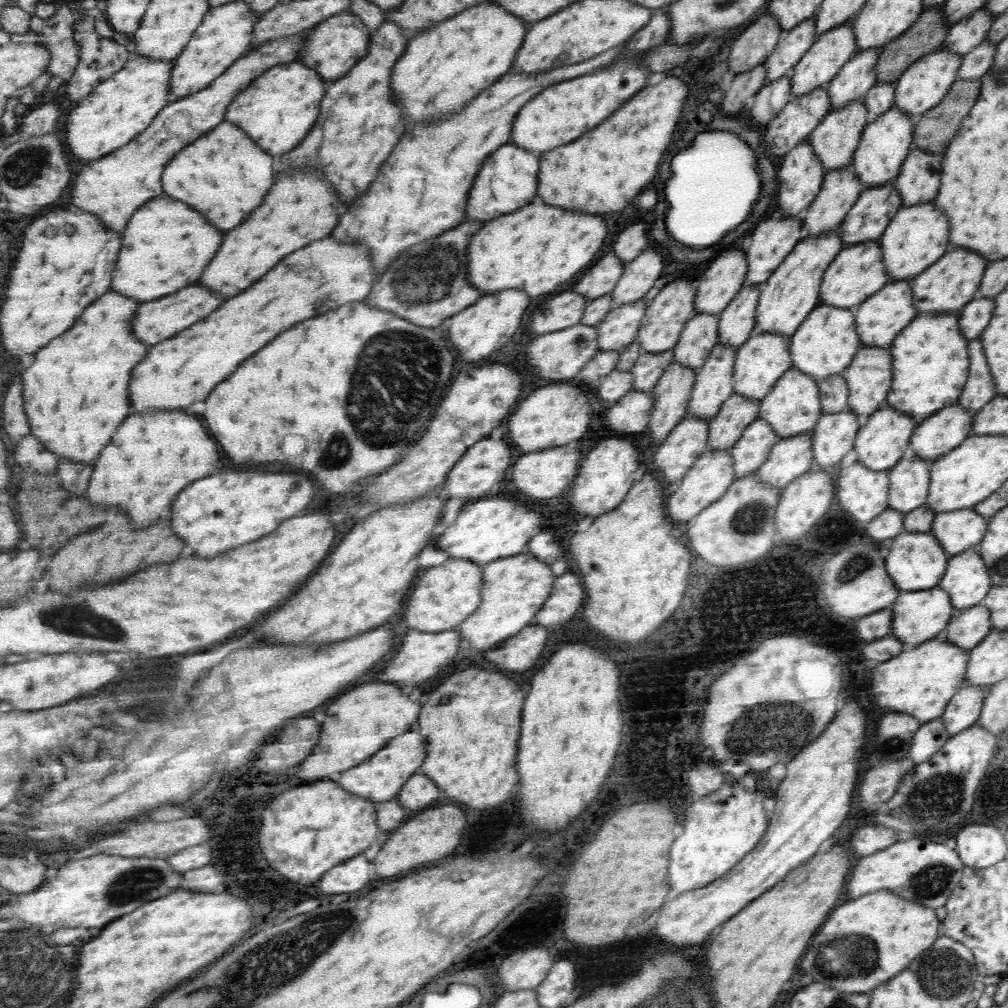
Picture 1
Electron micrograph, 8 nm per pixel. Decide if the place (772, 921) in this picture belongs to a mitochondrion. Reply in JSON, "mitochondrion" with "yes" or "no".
{"mitochondrion":"no"}

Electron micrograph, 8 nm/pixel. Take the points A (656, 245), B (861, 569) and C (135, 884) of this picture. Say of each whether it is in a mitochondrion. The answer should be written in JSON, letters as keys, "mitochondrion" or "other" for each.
{"A":"other","B":"mitochondrion","C":"mitochondrion"}

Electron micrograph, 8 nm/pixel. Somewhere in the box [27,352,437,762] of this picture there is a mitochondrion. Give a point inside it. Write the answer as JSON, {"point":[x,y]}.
{"point":[72,620]}

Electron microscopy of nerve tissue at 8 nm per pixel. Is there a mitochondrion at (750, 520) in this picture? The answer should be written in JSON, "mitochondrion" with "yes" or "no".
{"mitochondrion":"yes"}

